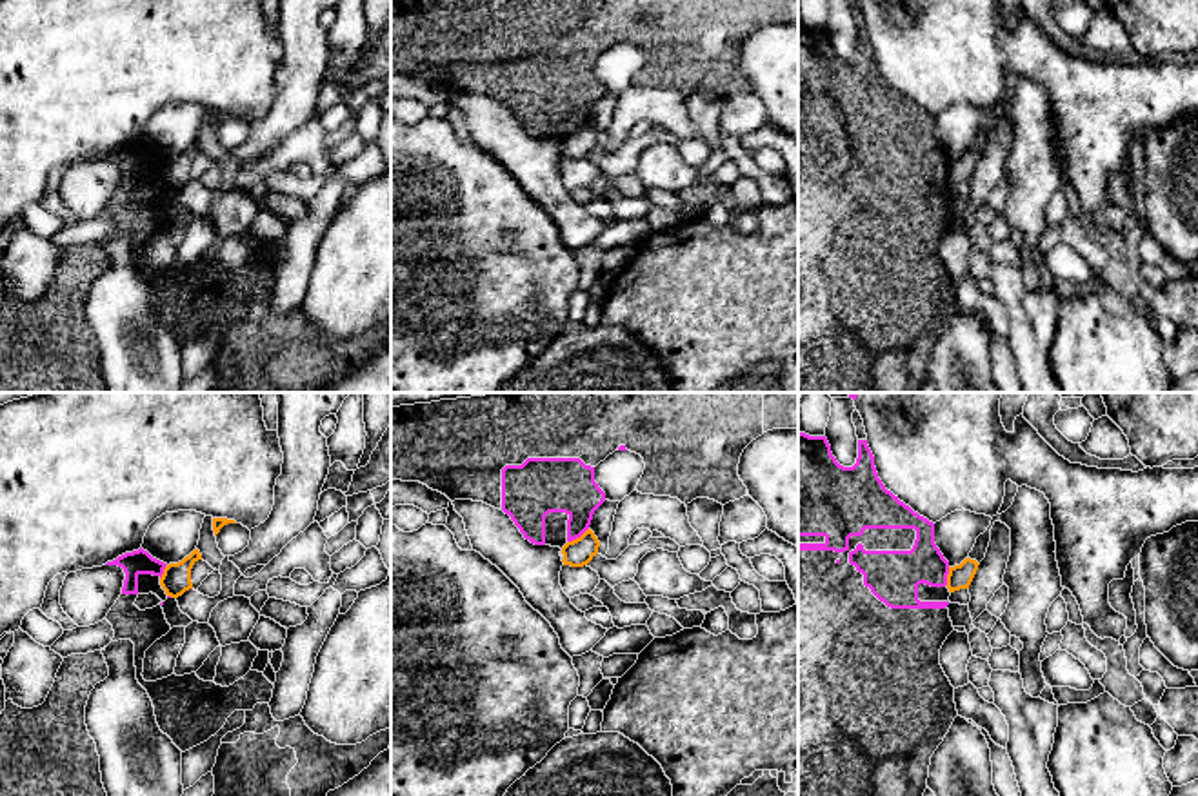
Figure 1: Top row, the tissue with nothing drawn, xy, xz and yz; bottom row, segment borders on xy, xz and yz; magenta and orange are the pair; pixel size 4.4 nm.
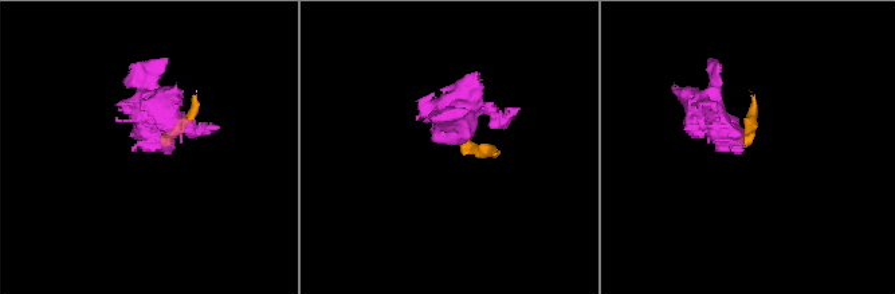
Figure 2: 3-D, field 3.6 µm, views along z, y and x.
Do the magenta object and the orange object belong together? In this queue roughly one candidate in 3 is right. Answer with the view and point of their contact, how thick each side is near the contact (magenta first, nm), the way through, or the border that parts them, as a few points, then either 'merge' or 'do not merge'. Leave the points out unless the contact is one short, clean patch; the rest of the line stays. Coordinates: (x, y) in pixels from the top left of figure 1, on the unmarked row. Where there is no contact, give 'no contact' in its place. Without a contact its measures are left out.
contact xz (577, 129); calibres 240 and 120 nm; border xz (588, 120), (568, 135); do not merge

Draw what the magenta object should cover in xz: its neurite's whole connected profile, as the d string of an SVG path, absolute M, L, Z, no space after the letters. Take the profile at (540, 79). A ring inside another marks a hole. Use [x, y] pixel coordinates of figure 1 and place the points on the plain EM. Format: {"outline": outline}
{"outline": "M391 0L391 73L420 75L445 87L451 95L484 95L509 107L531 136L562 142L589 122L594 104L605 95L605 85L594 75L594 60L614 44L631 44L644 51L645 62L636 78L642 87L671 89L685 98L696 91L709 91L725 98L747 87L747 80L738 69L744 42L773 22L798 22L798 0Z"}

